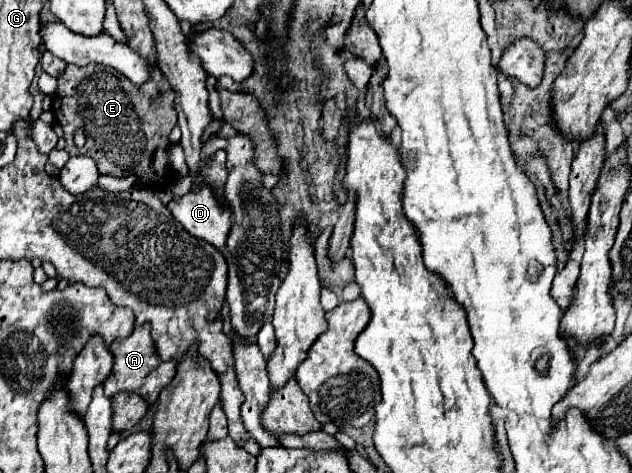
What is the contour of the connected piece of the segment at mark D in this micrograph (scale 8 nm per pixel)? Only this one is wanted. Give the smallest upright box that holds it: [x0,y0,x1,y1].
[168,187,232,251]

